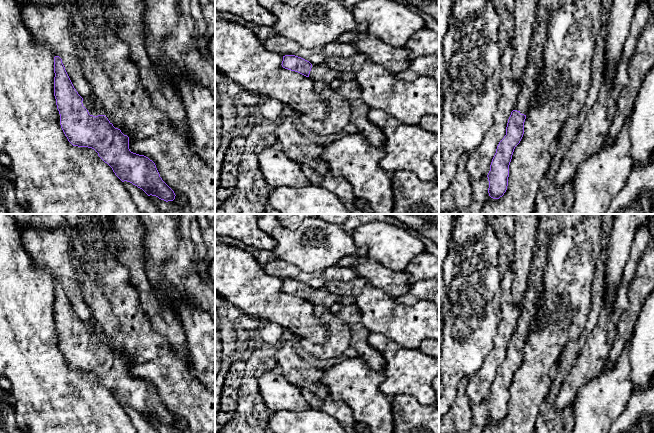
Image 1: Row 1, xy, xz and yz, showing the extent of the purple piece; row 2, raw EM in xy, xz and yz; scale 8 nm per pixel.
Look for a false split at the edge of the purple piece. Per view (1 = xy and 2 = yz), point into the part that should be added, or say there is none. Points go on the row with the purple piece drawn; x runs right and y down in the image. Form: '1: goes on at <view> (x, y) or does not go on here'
1: goes on at xy (95, 110)
2: goes on at yz (545, 8)

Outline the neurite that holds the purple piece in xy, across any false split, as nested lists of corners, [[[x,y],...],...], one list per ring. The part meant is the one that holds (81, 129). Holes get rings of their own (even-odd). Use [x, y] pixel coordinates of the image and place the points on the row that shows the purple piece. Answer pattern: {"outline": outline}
{"outline": [[[59,56],[54,57],[54,73],[54,96],[68,141],[94,149],[122,182],[132,183],[148,196],[173,201],[176,195],[160,177],[155,163],[131,152],[129,137],[113,126],[100,105],[94,100],[91,106],[78,94]]]}

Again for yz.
{"outline": [[[539,0],[536,20],[532,31],[528,60],[523,72],[523,85],[508,119],[506,135],[499,142],[487,175],[488,193],[493,199],[504,195],[508,186],[509,165],[515,147],[524,134],[524,122],[528,109],[537,91],[539,82],[539,62],[547,42],[547,29],[554,10],[573,0]]]}

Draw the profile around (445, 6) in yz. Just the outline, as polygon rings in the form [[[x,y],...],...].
[[[439,0],[439,91],[442,89],[442,80],[446,70],[443,42],[449,28],[452,3],[453,0]]]

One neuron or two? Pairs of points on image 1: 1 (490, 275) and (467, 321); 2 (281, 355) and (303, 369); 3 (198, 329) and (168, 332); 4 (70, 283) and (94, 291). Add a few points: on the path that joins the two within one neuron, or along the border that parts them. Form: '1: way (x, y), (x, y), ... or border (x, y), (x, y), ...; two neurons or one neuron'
1: way (479, 286), (473, 292), (471, 310); one neuron
2: way (286, 359), (298, 369); one neuron
3: border (176, 315), (185, 335), (185, 347), (188, 353); two neurons
4: border (74, 265), (82, 295), (90, 309); two neurons

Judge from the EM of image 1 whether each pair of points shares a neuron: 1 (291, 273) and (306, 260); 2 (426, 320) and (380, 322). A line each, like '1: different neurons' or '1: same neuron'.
1: different neurons
2: same neuron

